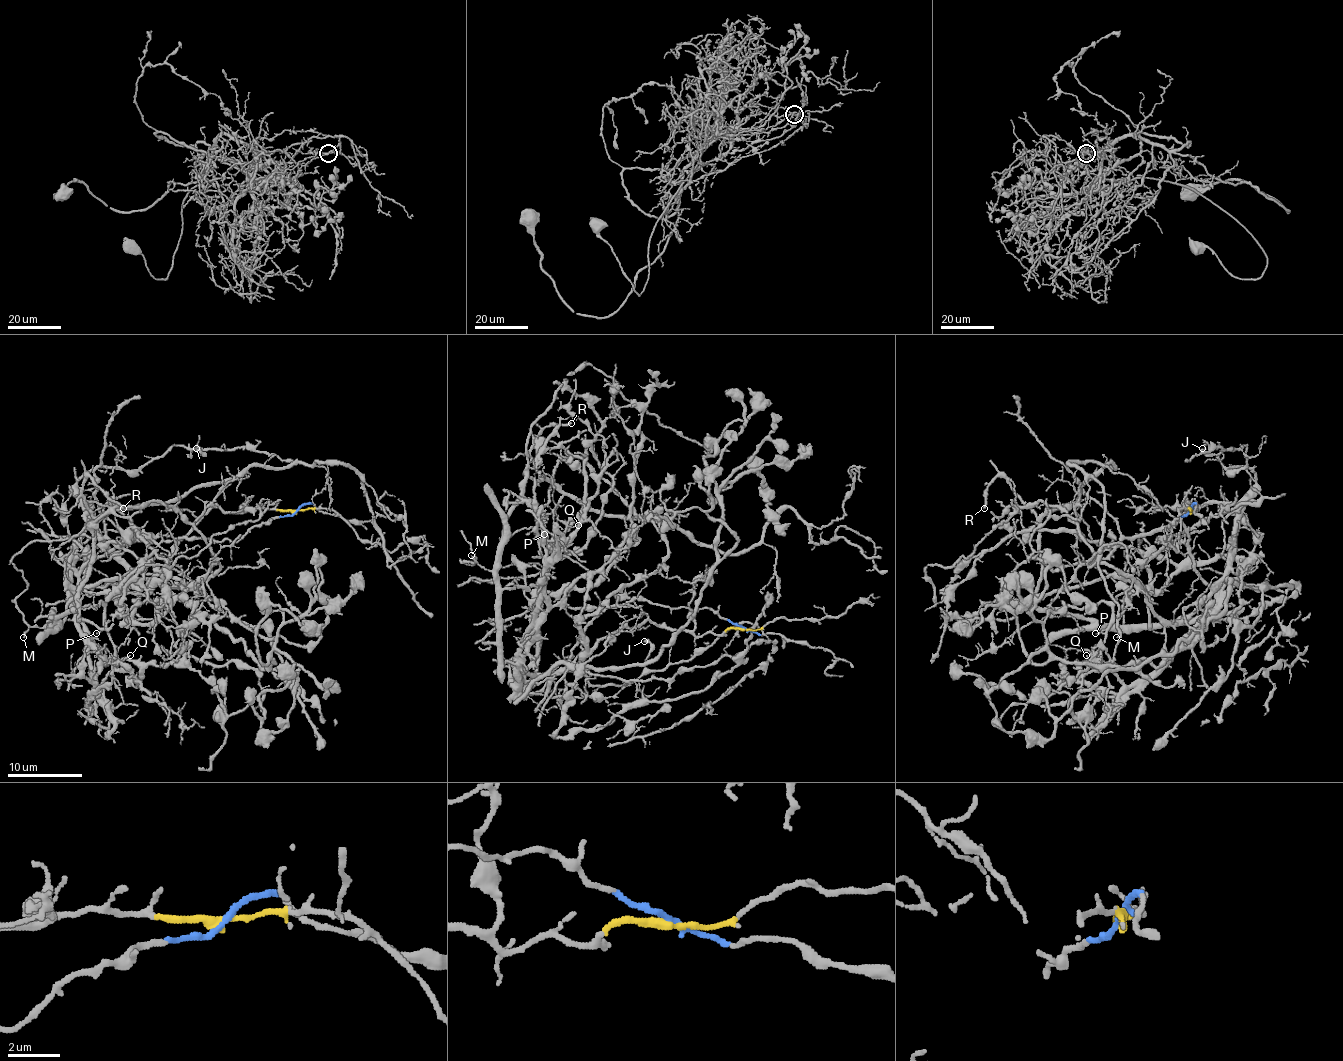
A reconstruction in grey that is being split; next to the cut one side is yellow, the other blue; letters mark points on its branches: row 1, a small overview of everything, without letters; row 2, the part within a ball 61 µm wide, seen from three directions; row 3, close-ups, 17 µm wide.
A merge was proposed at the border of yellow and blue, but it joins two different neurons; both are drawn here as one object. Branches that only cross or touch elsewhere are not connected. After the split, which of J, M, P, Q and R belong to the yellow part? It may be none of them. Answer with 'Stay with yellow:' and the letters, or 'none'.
Stay with yellow: J

